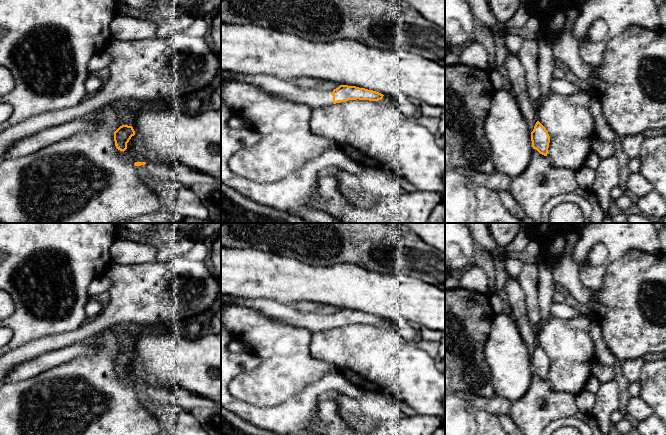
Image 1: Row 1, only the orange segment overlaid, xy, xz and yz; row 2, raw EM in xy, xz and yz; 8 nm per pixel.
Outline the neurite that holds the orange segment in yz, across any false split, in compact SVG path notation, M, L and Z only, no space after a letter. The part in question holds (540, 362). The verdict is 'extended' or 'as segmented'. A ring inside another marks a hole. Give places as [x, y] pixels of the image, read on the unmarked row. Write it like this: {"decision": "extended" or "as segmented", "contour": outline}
{"decision": "as segmented", "contour": "M539 345L536 346L534 353L531 356L531 365L533 373L536 373L544 380L547 380L550 360L546 352Z"}

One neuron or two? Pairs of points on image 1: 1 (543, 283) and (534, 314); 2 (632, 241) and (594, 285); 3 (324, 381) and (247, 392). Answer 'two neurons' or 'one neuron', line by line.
1: two neurons
2: one neuron
3: two neurons

